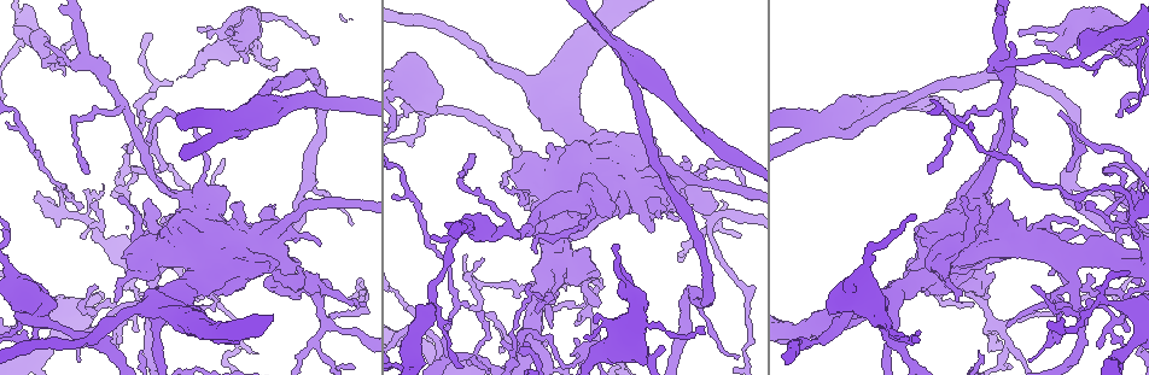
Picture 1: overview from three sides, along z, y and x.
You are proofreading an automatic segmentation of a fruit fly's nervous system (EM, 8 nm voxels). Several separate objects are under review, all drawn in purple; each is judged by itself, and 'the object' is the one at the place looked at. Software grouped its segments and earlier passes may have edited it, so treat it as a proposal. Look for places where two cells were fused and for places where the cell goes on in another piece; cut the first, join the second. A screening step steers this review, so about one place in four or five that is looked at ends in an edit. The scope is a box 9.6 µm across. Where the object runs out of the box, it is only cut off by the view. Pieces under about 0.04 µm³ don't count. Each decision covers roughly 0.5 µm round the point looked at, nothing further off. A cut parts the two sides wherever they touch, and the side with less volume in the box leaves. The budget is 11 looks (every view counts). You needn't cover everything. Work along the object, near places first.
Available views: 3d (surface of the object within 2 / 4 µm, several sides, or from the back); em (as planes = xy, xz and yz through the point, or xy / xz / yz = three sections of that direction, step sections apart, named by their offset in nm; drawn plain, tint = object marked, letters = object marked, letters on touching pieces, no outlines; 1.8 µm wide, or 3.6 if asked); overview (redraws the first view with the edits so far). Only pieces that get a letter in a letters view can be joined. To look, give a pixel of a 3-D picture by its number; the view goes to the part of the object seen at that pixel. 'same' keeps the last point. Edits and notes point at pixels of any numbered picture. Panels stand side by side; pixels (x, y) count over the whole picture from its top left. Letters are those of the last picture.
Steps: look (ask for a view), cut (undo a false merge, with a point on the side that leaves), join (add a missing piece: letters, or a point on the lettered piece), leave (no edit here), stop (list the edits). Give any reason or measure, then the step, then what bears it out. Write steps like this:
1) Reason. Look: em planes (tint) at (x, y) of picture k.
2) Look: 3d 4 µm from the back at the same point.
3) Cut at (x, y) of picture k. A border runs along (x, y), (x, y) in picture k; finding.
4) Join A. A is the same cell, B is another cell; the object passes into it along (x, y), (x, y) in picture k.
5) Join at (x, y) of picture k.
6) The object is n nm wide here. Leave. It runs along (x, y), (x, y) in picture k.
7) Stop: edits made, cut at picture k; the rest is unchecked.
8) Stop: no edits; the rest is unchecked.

Touches itself. Look: 3d 4 µm at (1003, 234) of picture 1.

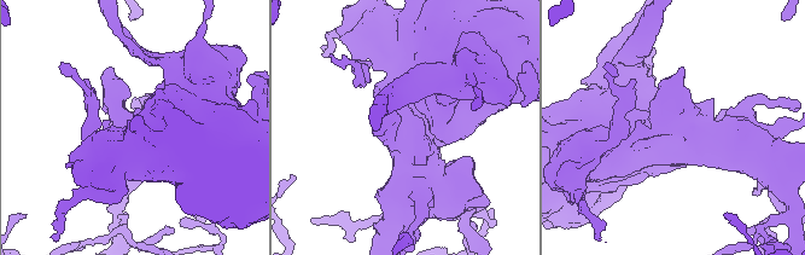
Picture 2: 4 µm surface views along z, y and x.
Look: em 3.6 µm planes (tint) at (678, 129) of picture 2.

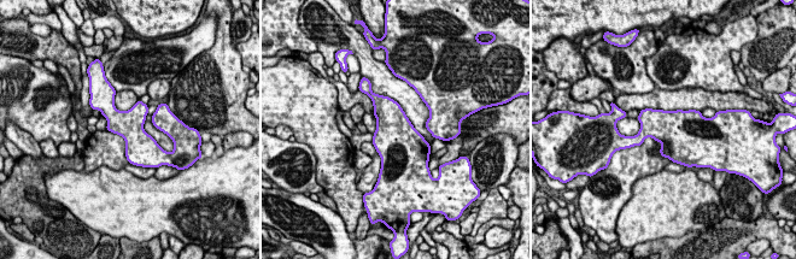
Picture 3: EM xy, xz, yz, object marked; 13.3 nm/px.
What lies round it. Look: em 3.6 µm planes (letters) at the same point.

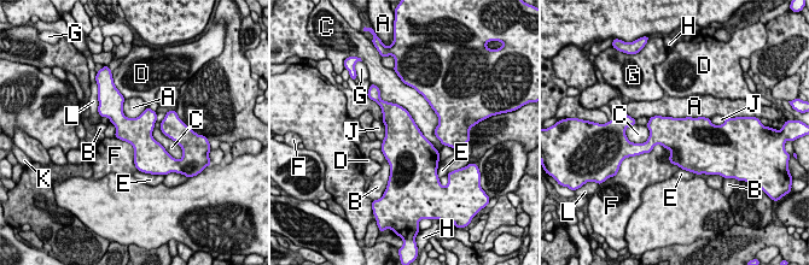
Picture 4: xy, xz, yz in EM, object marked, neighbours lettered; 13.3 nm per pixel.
Leave. A, B, C, D, E, F, G, H, J, K and L are other cells; a border runs along (639, 154), (662, 145), (680, 168) in picture 4; continuous, no second cell.

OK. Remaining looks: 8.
Abrupt turn. Look: em planes (letters) at (1127, 204) of picture 1.

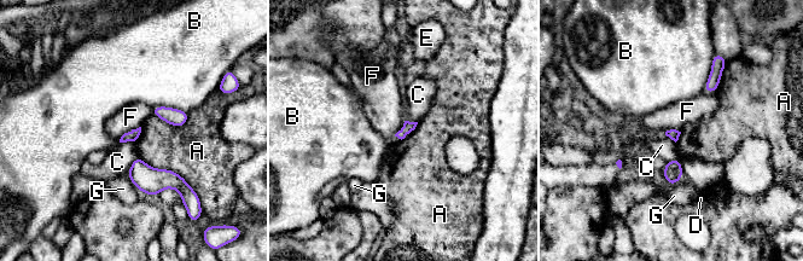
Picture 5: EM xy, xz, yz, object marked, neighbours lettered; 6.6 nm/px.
The object is 70 nm wide here. Leave. A, B, C, D, E, F and G are other cells; a border runs along (140, 126), (127, 131), (118, 140) in picture 5; one cell here.

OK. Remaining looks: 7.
Sudden change in width. Look: em 3.6 µm planes (letters) at (635, 320) of picture 1.

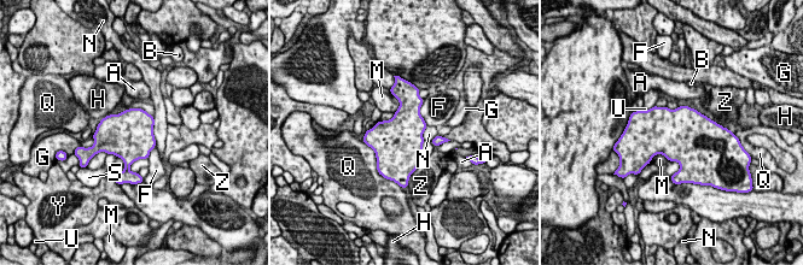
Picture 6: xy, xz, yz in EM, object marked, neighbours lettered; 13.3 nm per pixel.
The object is 650 nm wide here. Leave. A, B, F, G, H, M, N, Q, S, U, Y and Z are other cells; all the same cell.

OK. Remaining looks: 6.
Thick turns thin. Look: em planes (tint) at (432, 300) of picture 1.

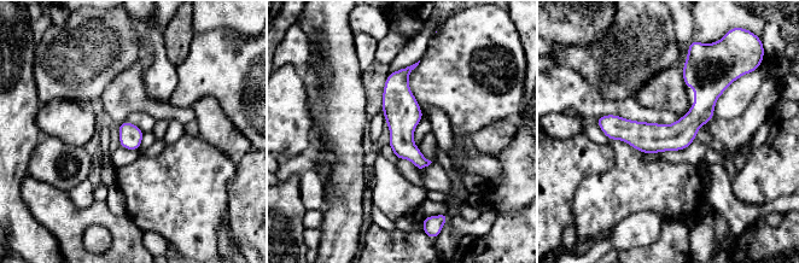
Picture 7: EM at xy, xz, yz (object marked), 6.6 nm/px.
See the neighbours. Look: em planes (letters) at the same point.

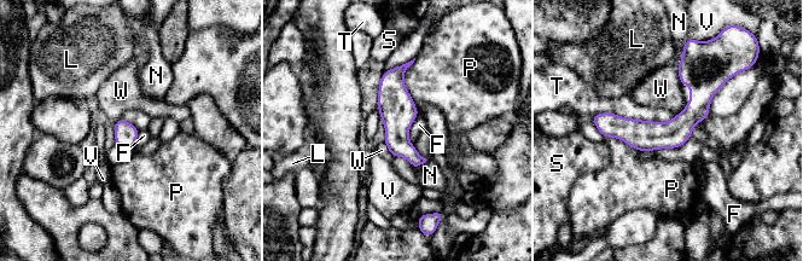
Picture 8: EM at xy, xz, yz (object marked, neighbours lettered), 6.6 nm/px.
The longest contact is with T, 650 nm. Leave. F, L, N, P, S, T, V and W are other cells; a border runs along (684, 109), (667, 121), (591, 119) in picture 8; one cell here.

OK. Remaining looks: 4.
Stop: no edits; the rest is unchecked.

